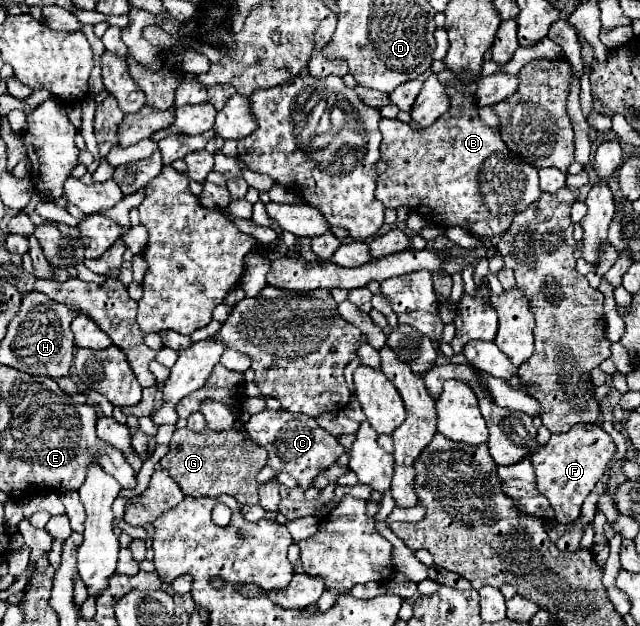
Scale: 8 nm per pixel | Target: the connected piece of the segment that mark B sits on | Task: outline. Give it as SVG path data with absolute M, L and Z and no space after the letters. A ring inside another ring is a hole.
M445 85L445 91L451 99L451 107L429 129L417 131L397 119L381 119L379 129L383 141L379 149L381 161L387 163L387 171L377 177L375 197L389 209L405 205L439 227L459 225L477 237L503 235L509 229L515 213L521 213L521 209L527 209L539 197L541 191L537 169L507 149L507 145L501 141L499 129L491 129L479 119L479 107L473 95L461 93L453 85Z

